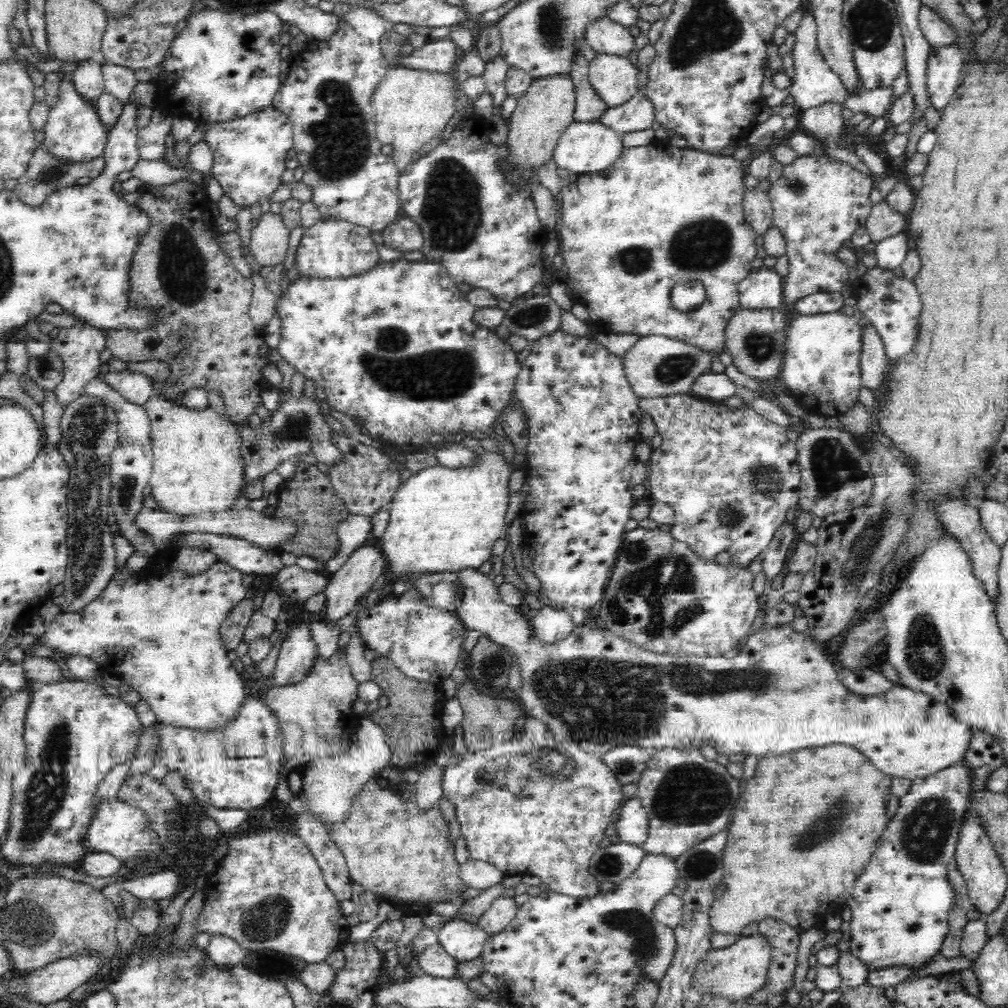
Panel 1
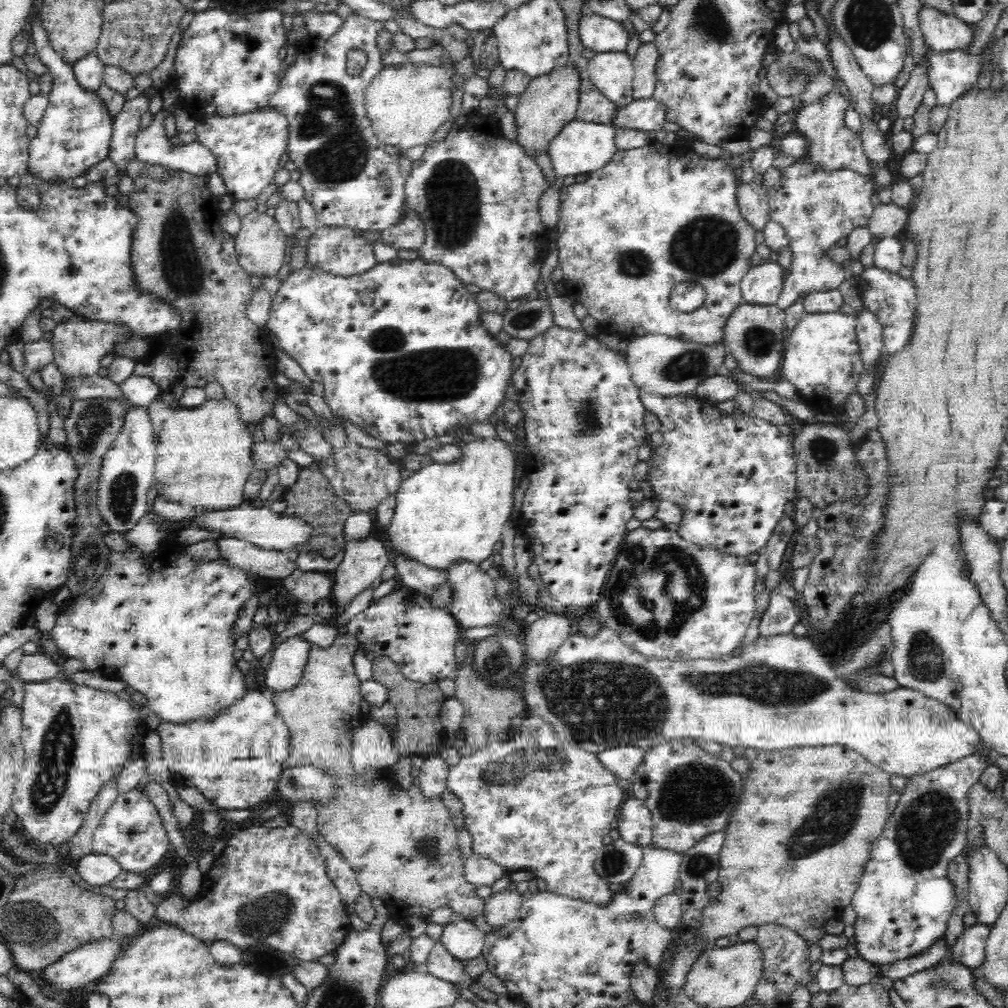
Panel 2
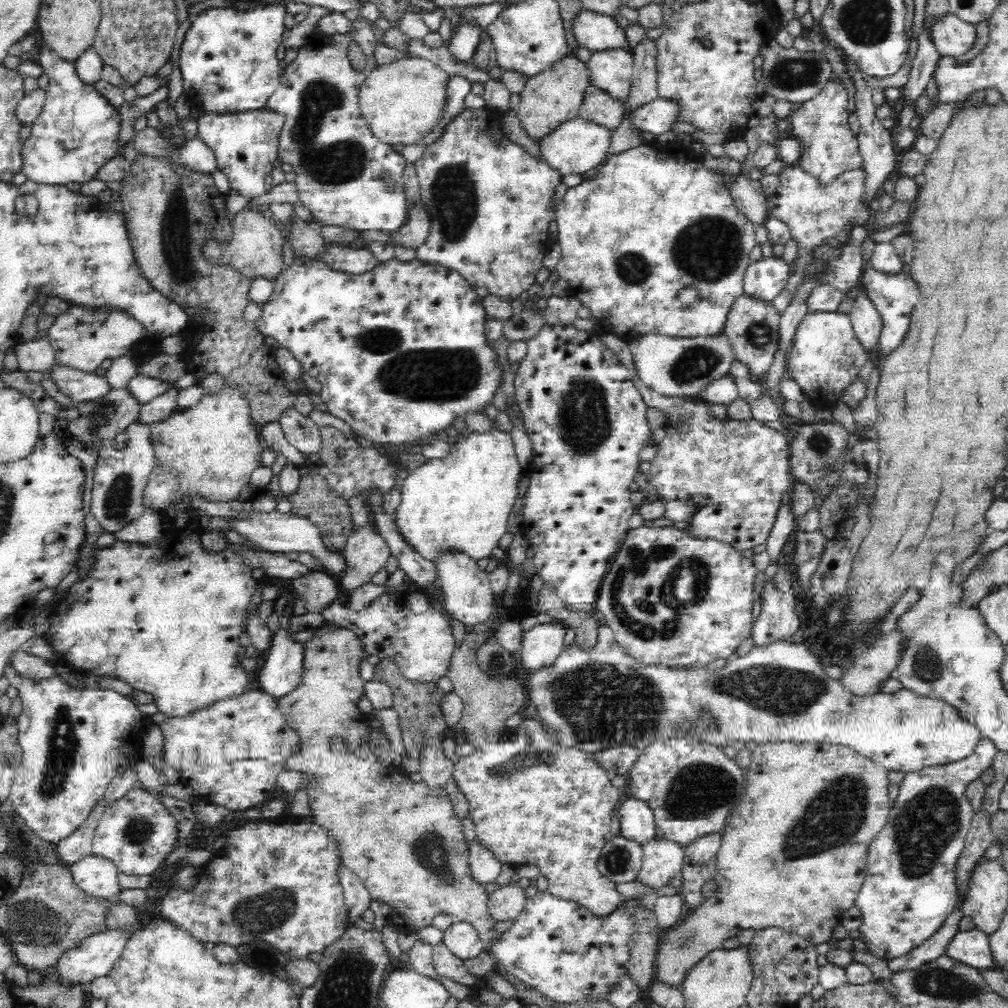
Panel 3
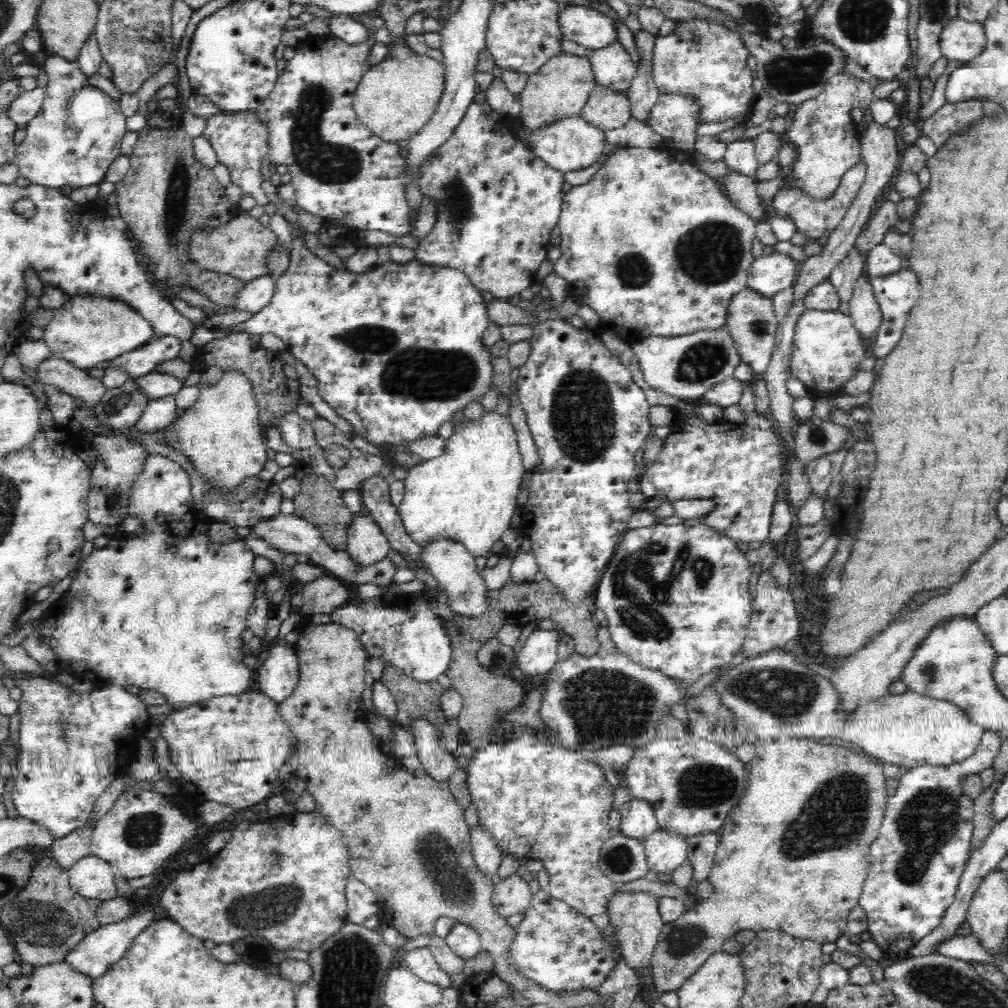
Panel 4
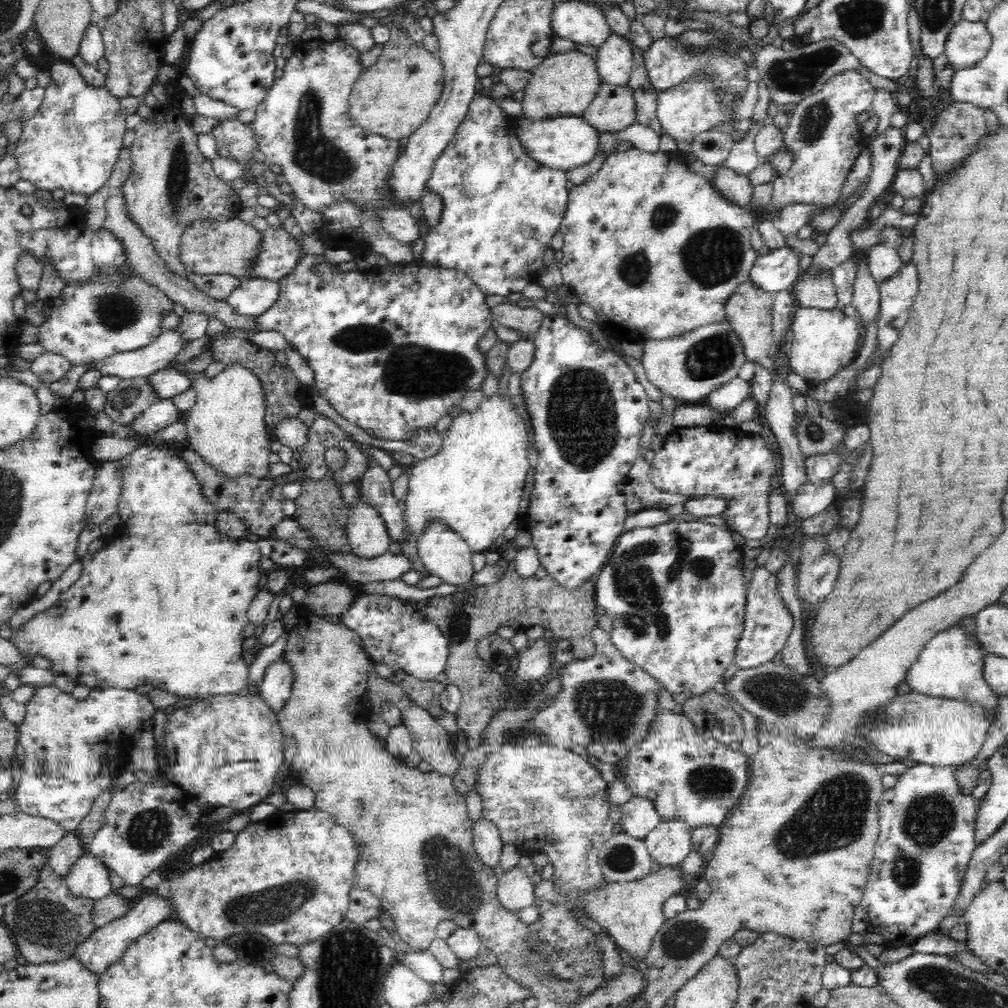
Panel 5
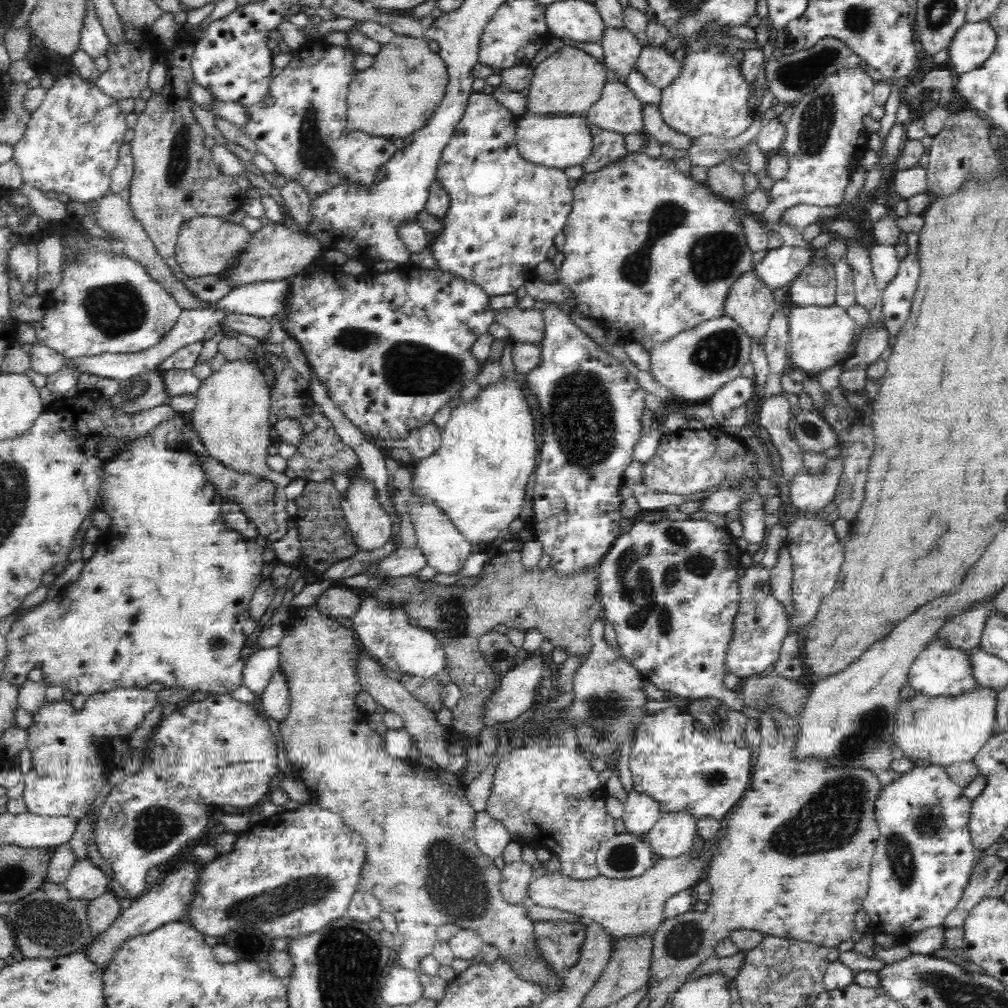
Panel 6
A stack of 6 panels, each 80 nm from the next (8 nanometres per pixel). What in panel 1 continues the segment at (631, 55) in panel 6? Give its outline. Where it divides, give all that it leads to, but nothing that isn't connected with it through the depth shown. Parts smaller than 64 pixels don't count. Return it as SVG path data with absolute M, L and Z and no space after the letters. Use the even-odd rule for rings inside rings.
M600 54L589 64L588 81L606 106L614 108L628 102L638 92L637 69L628 58Z

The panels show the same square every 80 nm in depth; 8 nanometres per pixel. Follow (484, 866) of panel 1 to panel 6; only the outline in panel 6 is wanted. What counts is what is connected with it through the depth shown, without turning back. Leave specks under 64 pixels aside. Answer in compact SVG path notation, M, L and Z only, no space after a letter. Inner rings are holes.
M486 811L476 813L474 821L475 841L478 850L495 862L511 841L506 827L496 822Z

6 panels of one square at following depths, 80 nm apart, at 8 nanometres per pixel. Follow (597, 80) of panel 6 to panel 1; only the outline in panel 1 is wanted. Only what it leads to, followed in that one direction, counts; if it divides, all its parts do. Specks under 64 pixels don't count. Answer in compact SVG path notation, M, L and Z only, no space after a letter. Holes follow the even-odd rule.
M549 75L548 78L535 79L527 91L517 98L517 107L509 116L507 146L510 147L511 157L520 167L531 167L532 174L537 174L540 167L553 160L553 150L556 148L560 135L572 124L575 106L575 87L571 75Z

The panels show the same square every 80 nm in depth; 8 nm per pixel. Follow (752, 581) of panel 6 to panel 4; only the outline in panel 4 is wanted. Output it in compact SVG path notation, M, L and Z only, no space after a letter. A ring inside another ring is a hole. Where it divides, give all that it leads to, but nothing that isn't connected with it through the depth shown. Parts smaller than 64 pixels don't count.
M771 571L763 572L758 577L757 596L753 600L753 611L749 618L748 632L741 650L746 654L746 658L754 658L758 654L768 653L776 648L783 648L786 642L790 642L799 636L799 621L796 616L794 599L789 589L781 589L776 585L776 579Z

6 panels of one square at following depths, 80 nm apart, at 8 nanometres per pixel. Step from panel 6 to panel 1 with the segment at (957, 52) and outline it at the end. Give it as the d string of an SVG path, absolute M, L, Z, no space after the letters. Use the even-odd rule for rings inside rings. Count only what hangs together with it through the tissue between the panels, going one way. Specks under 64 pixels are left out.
M924 4L919 8L919 25L932 48L954 45L956 42L956 33L951 29L951 25L945 19L940 18L933 8Z

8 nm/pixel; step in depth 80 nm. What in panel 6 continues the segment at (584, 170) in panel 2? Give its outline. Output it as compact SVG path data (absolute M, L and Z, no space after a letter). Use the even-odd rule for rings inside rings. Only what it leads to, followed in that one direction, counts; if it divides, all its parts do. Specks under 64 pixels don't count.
M526 114L517 119L515 137L520 154L536 165L565 170L582 164L593 149L593 138L584 116Z

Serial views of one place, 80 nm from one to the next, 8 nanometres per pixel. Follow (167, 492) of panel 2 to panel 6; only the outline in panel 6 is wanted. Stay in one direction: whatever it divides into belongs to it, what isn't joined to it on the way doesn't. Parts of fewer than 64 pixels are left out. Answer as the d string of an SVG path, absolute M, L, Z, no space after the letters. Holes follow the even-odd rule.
M226 361L208 378L200 380L196 390L197 404L188 416L189 426L202 443L209 458L239 474L252 474L285 487L291 479L272 471L268 464L268 447L271 446L269 409L271 392L264 380L262 369L250 361Z

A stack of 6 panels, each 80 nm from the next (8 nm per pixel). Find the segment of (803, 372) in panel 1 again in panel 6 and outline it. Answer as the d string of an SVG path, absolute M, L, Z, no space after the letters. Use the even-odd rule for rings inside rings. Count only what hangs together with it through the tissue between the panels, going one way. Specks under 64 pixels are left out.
M790 304L787 312L789 343L789 367L798 368L806 376L817 378L825 370L840 364L852 350L852 338L856 338L856 325L846 310L838 305L829 307L798 306Z

